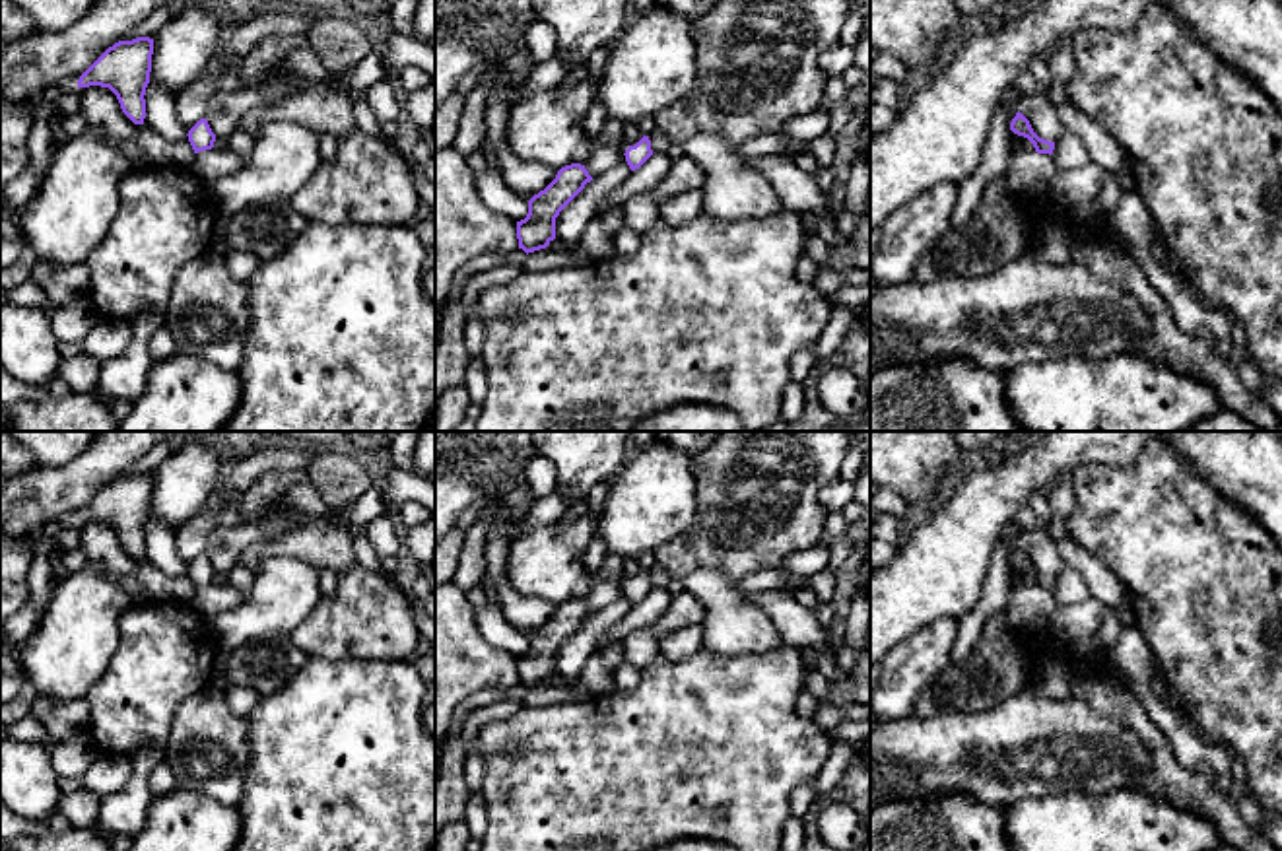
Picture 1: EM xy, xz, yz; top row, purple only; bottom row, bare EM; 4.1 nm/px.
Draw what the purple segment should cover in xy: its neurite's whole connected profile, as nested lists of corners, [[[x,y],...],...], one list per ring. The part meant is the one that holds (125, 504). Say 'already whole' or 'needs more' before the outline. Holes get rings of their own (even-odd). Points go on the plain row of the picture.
already whole; [[[138,472],[109,482],[78,515],[78,523],[109,523],[122,548],[134,558],[146,554],[146,523],[152,507],[153,474]]]

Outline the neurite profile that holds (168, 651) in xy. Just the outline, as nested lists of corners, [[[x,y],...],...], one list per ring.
[[[155,600],[128,606],[118,630],[120,641],[109,666],[82,698],[89,707],[87,734],[101,754],[132,758],[144,744],[165,750],[181,703],[210,686],[218,635],[190,606]]]

